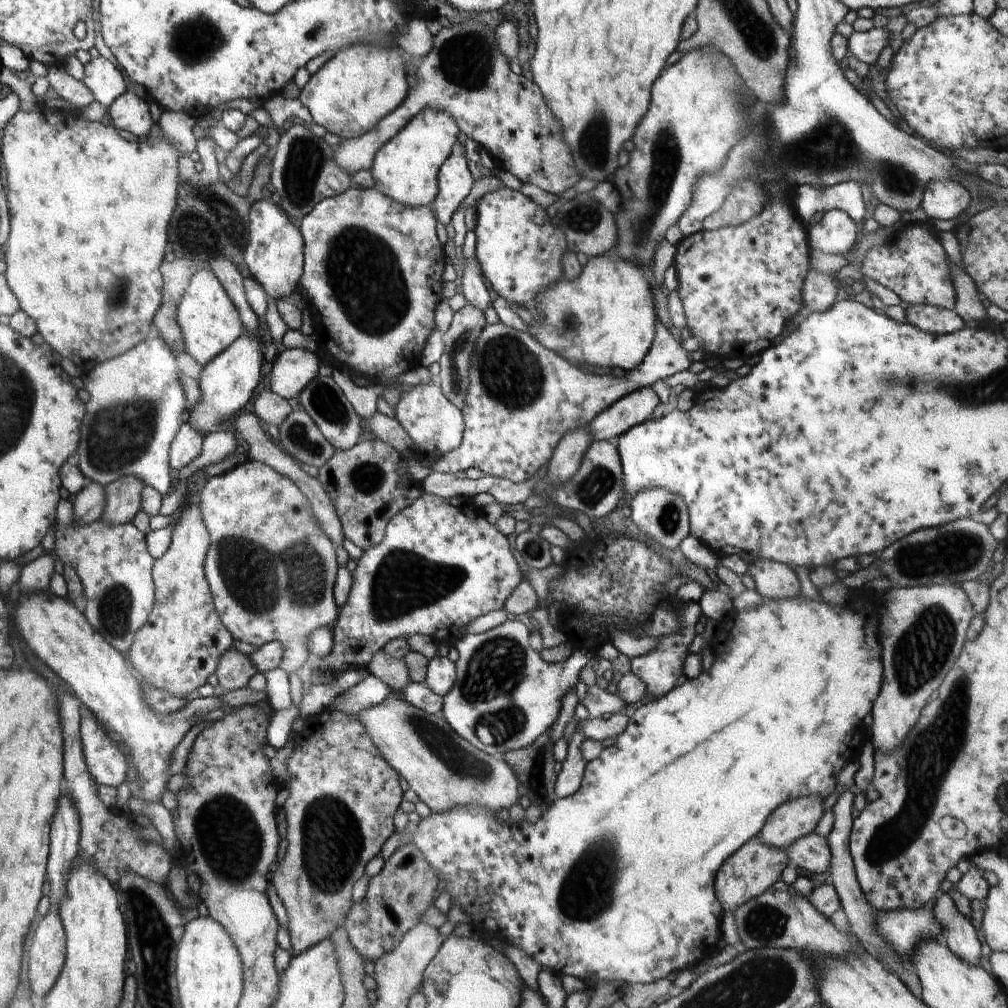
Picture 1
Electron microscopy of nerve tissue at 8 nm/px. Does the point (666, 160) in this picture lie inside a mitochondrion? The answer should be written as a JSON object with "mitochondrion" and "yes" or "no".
{"mitochondrion":"yes"}

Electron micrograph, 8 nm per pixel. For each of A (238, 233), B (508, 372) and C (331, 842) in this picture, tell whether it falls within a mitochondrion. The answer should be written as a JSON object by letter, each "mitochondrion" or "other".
{"A":"mitochondrion","B":"mitochondrion","C":"mitochondrion"}

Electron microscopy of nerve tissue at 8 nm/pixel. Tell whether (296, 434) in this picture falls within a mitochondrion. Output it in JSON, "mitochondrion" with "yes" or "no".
{"mitochondrion":"yes"}

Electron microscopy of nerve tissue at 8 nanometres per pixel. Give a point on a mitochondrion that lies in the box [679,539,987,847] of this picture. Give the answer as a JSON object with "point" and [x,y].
{"point":[923,644]}

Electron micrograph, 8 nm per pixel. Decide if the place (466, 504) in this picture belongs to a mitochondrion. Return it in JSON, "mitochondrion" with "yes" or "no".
{"mitochondrion":"no"}

